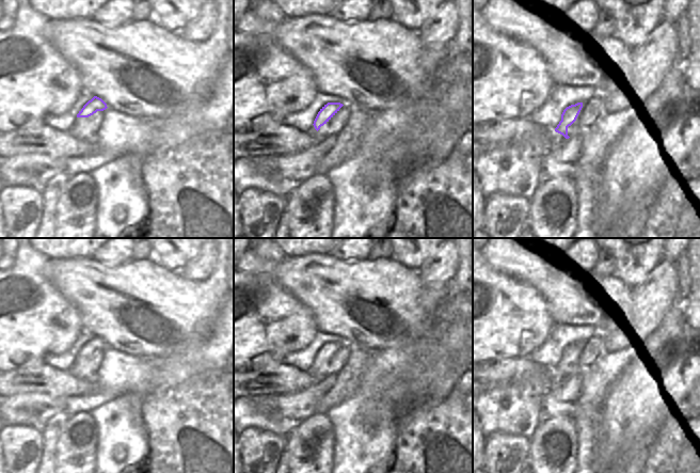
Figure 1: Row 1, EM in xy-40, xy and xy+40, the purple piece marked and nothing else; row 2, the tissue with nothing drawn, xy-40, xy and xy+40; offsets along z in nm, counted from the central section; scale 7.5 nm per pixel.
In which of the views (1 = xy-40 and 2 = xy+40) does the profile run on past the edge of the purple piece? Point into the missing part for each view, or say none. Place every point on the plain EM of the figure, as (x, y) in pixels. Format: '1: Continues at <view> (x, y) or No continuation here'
1: No continuation here
2: Continues at xy+40 (556, 378).

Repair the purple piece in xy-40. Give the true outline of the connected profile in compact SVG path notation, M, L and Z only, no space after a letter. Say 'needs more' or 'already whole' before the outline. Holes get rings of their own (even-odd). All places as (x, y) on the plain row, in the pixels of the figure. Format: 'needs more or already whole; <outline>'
already whole; M94 335L83 345L83 347L77 353L77 357L89 357L97 350L104 350L107 347L107 343L101 337Z

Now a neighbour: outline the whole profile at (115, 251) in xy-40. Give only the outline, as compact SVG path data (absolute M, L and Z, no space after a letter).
M110 238L94 253L96 261L110 267L132 261L132 238Z

